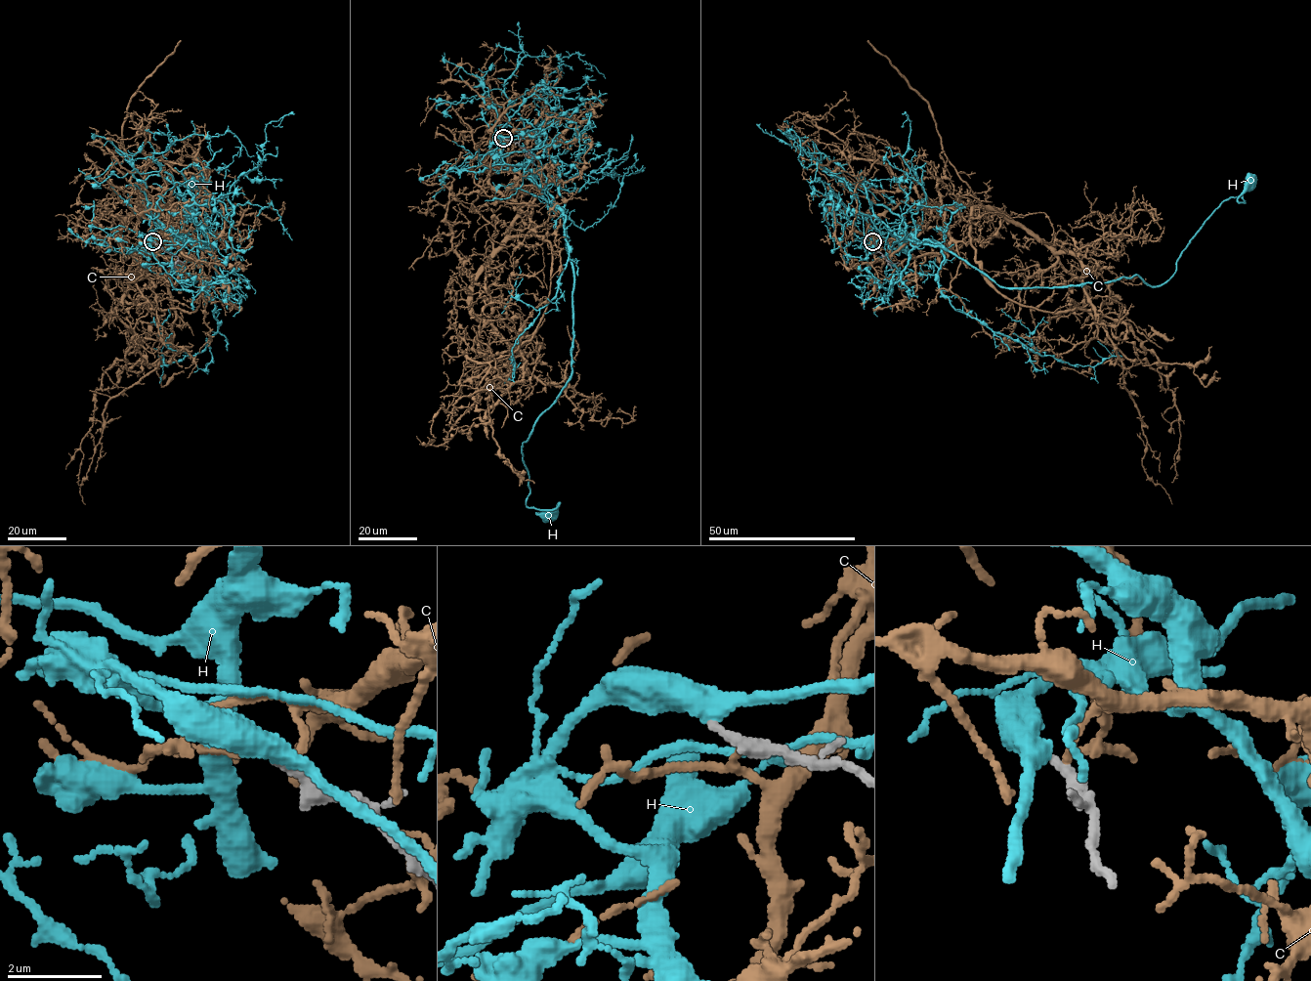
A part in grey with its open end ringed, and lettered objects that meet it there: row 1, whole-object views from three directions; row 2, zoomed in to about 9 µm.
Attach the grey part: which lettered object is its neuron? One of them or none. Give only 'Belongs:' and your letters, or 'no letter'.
Belongs: no letter

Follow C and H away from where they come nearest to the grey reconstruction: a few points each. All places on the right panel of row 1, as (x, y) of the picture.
C: (873, 241), (915, 236), (943, 206), (990, 206), (1069, 251), (1139, 413), (1144, 471), (1172, 504)
H: (873, 241), (892, 246), (901, 229), (1009, 287), (1137, 276), (1159, 286), (1222, 201), (1244, 201), (1249, 180)

